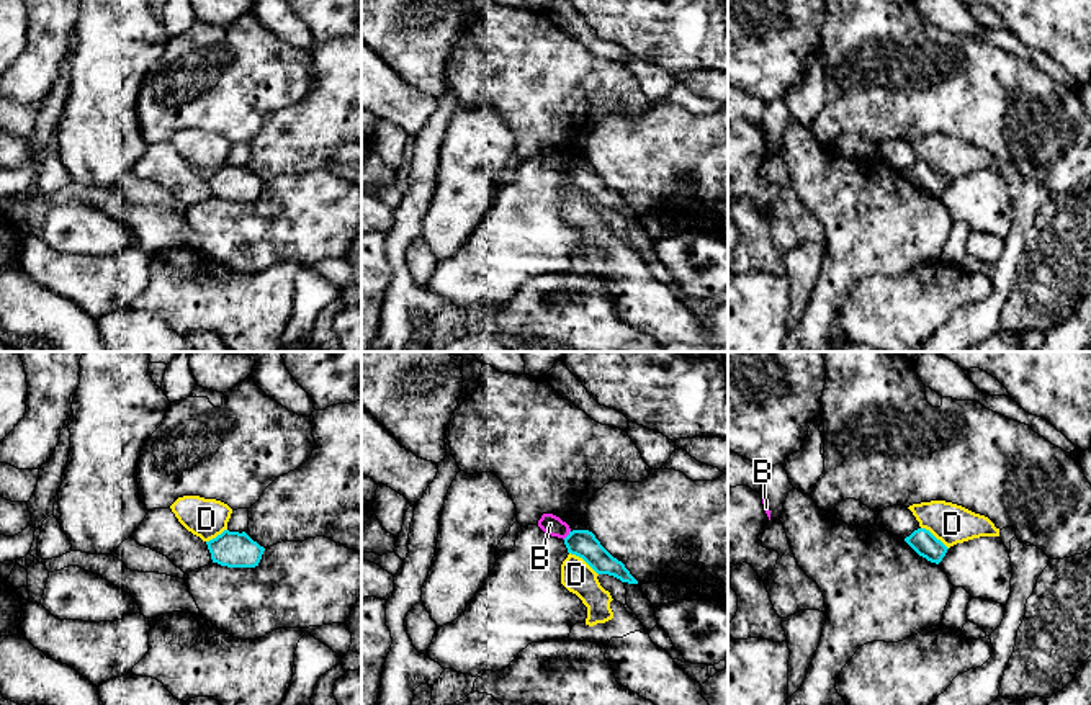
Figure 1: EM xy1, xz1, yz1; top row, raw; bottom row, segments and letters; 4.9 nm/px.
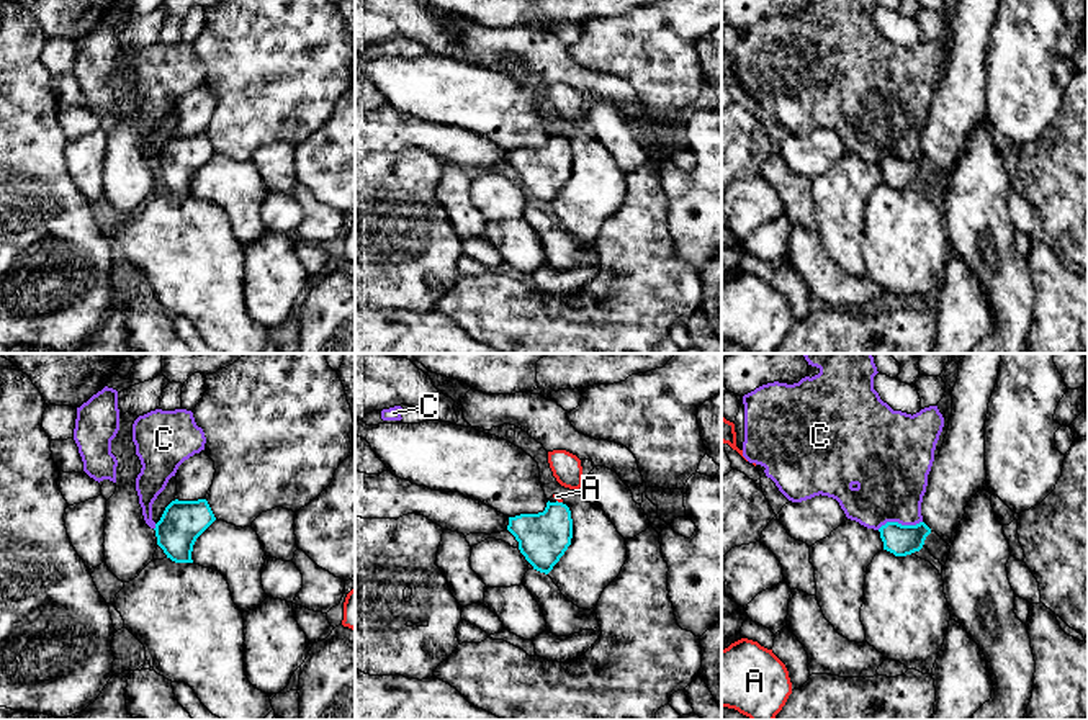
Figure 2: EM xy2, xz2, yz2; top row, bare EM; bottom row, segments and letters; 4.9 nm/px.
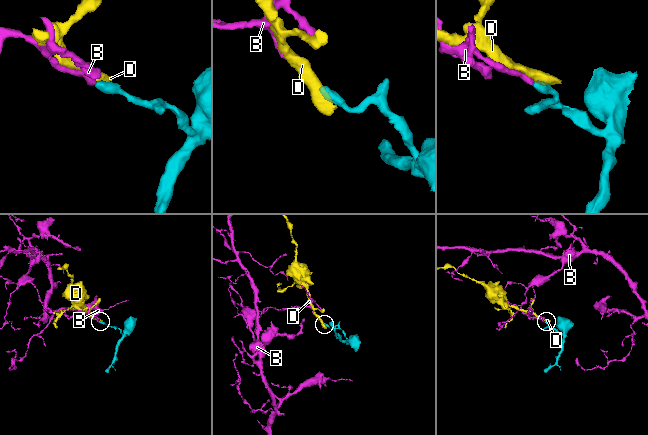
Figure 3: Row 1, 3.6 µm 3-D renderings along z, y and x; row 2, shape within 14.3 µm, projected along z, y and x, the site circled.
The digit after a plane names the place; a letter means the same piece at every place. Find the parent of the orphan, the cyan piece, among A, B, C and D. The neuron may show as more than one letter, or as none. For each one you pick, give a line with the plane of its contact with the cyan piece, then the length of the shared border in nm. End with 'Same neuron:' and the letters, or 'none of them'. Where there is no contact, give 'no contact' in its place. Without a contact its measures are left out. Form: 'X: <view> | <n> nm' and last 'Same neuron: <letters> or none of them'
A: xz2 | 40 nm
Same neuron: A

